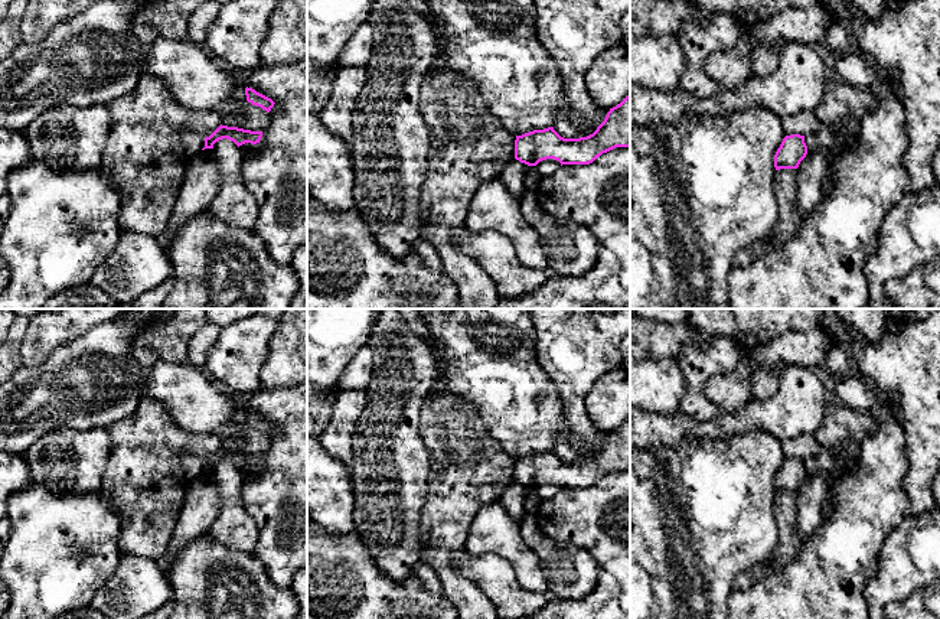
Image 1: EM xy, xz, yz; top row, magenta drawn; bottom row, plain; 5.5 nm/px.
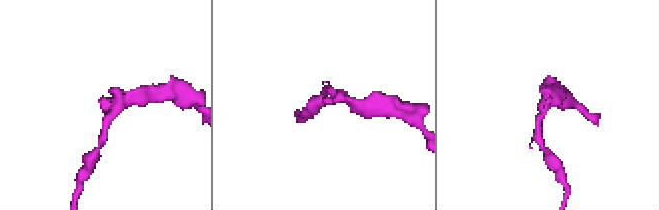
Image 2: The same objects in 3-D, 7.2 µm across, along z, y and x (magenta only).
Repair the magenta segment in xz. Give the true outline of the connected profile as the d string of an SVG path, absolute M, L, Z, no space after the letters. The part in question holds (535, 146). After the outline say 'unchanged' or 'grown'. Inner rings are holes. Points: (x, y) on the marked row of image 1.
M630 94L610 108L597 130L580 139L564 139L554 127L533 130L515 140L515 159L536 166L546 159L562 164L590 164L616 147L630 147Z; unchanged

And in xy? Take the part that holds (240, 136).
M219 126L209 137L205 137L205 149L213 149L213 144L222 139L234 141L238 147L251 143L260 143L262 131L251 131L238 127Z; unchanged

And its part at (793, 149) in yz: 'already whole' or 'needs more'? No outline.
already whole

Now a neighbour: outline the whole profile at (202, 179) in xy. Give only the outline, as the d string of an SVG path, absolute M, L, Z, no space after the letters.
M205 149L190 157L170 222L160 237L163 245L173 238L182 224L208 209L219 192L221 179L212 149Z

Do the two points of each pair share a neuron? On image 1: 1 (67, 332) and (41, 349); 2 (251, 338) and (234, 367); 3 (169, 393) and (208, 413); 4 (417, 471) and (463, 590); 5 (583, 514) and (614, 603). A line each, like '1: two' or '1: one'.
1: one
2: one
3: one
4: two
5: one

